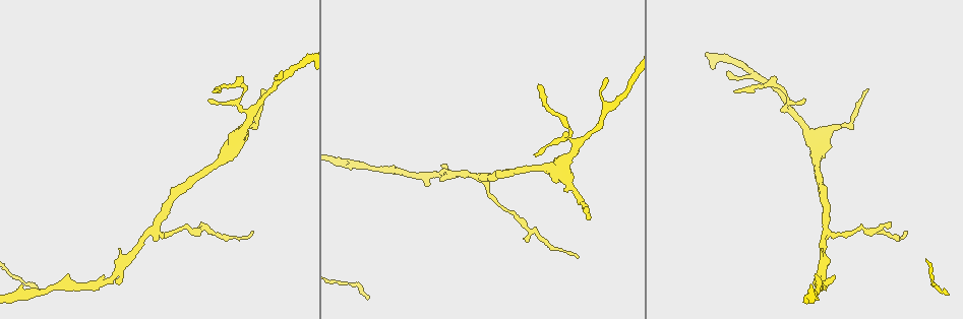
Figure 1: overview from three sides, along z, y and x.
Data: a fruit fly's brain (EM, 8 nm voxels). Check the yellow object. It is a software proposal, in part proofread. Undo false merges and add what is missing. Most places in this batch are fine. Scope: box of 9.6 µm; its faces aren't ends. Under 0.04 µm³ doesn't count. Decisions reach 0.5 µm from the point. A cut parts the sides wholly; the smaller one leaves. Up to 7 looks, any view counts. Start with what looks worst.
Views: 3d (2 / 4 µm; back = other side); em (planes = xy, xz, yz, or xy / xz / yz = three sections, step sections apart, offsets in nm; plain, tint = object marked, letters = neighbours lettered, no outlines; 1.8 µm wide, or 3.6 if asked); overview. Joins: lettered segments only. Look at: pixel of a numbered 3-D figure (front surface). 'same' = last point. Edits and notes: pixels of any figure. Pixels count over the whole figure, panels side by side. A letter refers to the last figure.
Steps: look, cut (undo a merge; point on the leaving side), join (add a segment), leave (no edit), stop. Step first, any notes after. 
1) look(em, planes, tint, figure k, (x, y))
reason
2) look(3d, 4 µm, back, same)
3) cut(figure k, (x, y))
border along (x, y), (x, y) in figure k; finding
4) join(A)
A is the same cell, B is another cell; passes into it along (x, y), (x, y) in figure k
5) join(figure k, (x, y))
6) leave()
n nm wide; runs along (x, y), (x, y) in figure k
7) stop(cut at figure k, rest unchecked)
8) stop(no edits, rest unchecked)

look(3d, 2 µm, back, figure 1, (590, 219))
free end

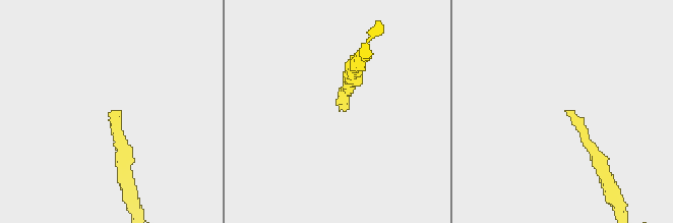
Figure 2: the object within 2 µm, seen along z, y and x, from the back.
look(em, planes, letters, figure 2, (111, 111))

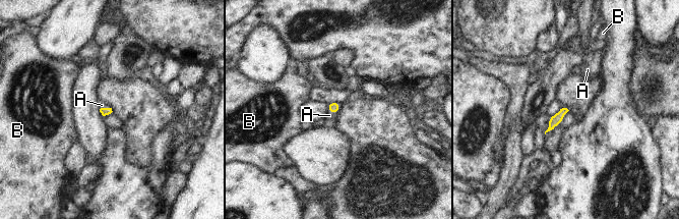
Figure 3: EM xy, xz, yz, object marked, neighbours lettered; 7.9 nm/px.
join(A)
A is the same cell, B is another cell; passes into it along (333, 107), (331, 111), (329, 115) in figure 3; the neuron continues

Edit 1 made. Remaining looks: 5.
look(em, xz, step 4, tint, figure 1, (576, 142))
arms part here

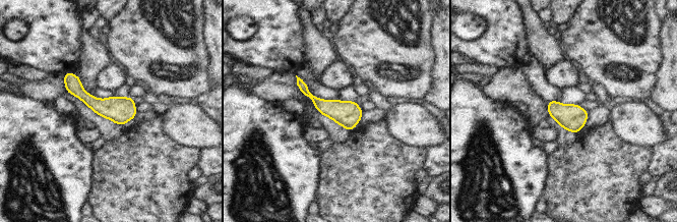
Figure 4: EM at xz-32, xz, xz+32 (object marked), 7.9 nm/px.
look(em, planes, letters, same)
cut it another way

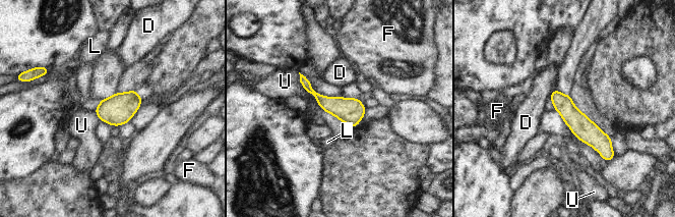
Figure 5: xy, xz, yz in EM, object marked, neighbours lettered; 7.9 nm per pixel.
leave()
170 nm wide; D, F, L and U are other cells; runs along (553, 94), (604, 148), (606, 156) in figure 5; all the same neuron

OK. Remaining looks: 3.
look(3d, 4 µm, back, figure 1, (735, 91))
an open end

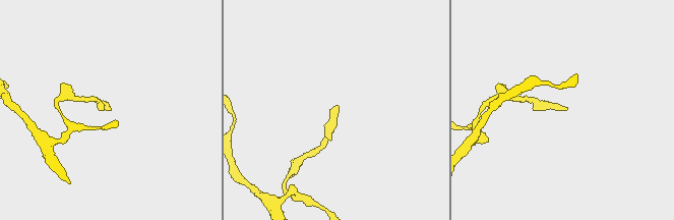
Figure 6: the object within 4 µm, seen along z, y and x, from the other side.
look(em, xy, step 4, letters, figure 6, (337, 107))
shape alone is not enough

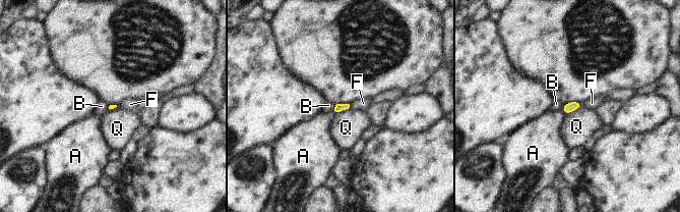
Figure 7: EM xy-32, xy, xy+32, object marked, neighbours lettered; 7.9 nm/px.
leave()
A, B, F and Q are other cells; border along (581, 106), (565, 114) in figure 7; none of them fits

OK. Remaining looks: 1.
stop(join at figure 3, rest unchecked)

